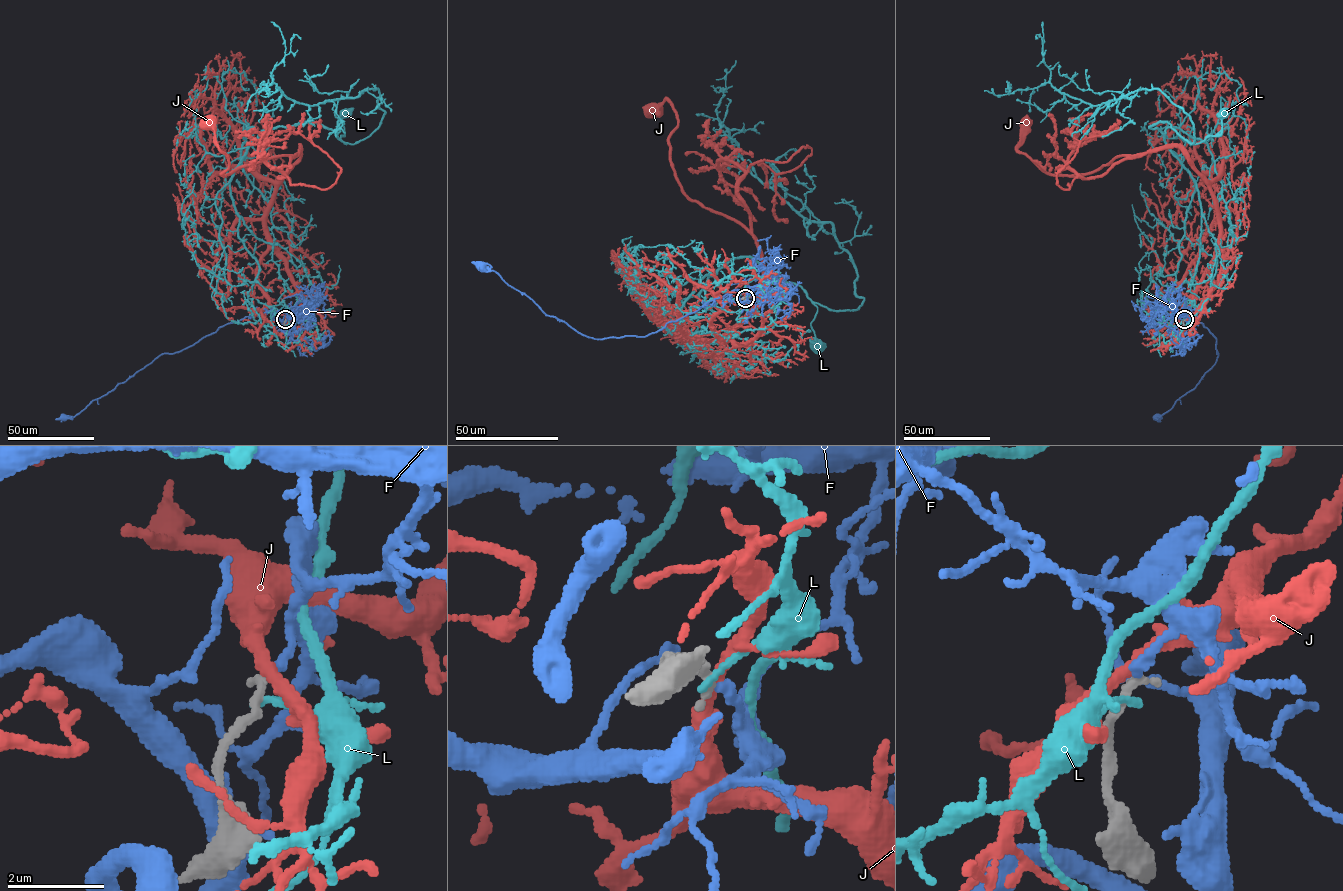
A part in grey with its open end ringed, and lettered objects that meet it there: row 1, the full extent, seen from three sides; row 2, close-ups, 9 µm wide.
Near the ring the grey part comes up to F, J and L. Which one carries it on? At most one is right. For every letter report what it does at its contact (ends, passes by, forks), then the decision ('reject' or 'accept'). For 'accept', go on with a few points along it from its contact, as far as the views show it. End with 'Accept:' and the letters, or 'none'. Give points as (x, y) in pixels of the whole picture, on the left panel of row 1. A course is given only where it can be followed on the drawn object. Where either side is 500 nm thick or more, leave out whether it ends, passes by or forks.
F: it ends; accept; course (285, 319), (291, 312), (266, 312), (221, 326), (180, 351), (159, 355), (74, 416), (64, 417)
J: it passes by; reject
L: it ends; reject
Accept: F

